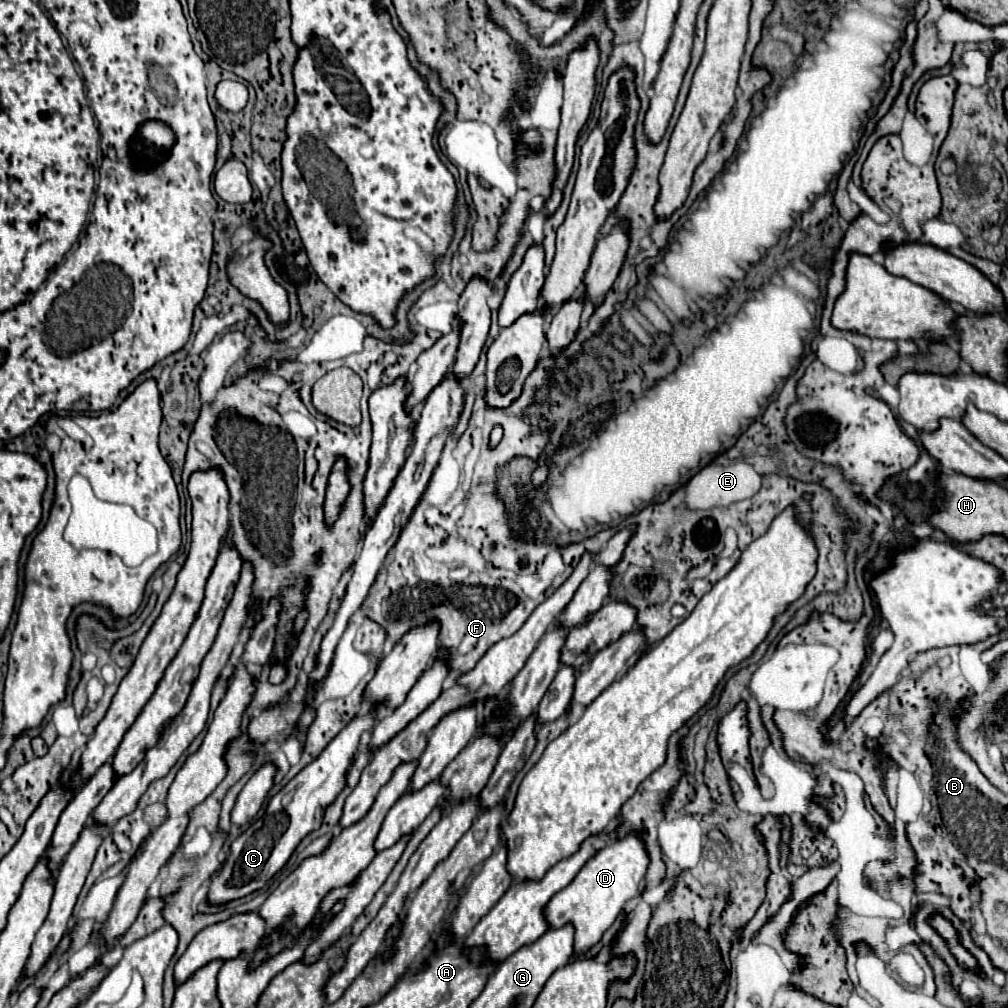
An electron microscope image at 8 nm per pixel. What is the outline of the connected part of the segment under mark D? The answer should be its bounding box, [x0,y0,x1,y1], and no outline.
[545,830,649,954]

